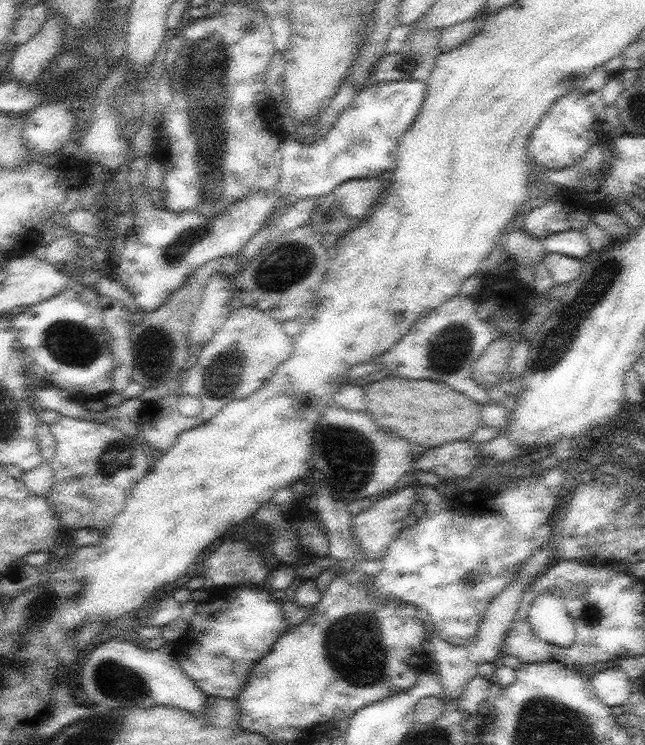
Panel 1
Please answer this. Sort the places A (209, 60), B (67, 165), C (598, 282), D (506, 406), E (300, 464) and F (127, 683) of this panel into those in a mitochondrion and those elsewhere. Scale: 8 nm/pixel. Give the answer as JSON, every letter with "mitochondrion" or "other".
{"A":"mitochondrion","B":"other","C":"mitochondrion","D":"other","E":"other","F":"mitochondrion"}

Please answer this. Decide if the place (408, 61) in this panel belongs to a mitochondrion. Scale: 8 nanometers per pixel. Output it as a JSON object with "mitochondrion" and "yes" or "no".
{"mitochondrion":"yes"}

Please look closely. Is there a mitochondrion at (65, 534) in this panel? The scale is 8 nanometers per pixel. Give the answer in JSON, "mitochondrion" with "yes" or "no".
{"mitochondrion":"no"}

